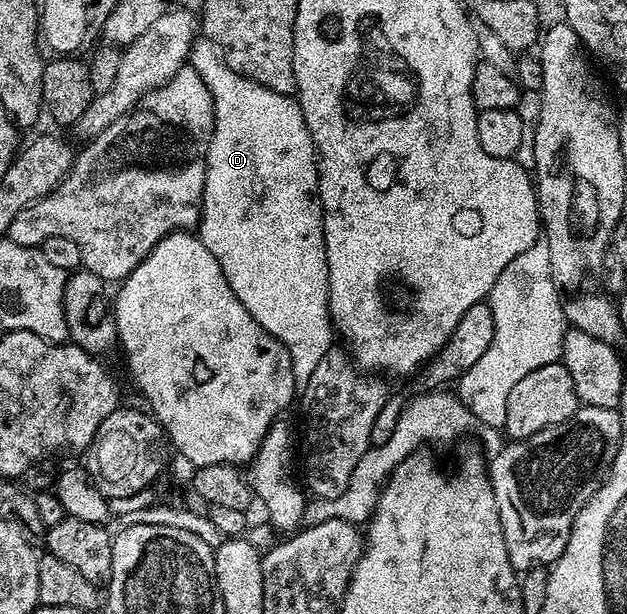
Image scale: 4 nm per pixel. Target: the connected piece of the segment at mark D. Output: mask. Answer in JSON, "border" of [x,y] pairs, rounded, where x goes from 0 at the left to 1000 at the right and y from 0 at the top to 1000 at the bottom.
{"border":[[[314,60],[306,67],[306,86],[303,91],[303,106],[322,125],[322,132],[329,132],[329,138],[338,153],[338,169],[341,171],[341,204],[338,205],[338,226],[332,233],[332,254],[329,256],[329,288],[325,290],[325,322],[319,326],[319,360],[316,365],[316,386],[329,399],[329,406],[335,406],[335,412],[341,412],[341,425],[348,425],[348,432],[354,432],[354,445],[360,451],[360,458],[367,464],[367,471],[373,471],[373,484],[380,484],[380,490],[386,490],[386,497],[392,497],[392,503],[399,510],[399,516],[405,516],[411,523],[411,529],[418,529],[418,536],[424,536],[424,542],[431,542],[447,560],[455,565],[463,575],[463,594],[469,601],[469,614],[474,625],[483,627],[488,621],[494,621],[494,607],[501,607],[501,601],[507,596],[507,588],[514,588],[523,580],[523,573],[531,570],[533,559],[533,534],[530,518],[523,513],[523,433],[520,432],[520,393],[517,391],[517,339],[510,336],[510,275],[507,270],[507,254],[504,251],[504,238],[494,223],[494,210],[488,210],[488,197],[482,191],[482,178],[477,166],[467,156],[451,155],[450,151],[437,151],[437,145],[424,145],[418,138],[411,138],[405,132],[399,132],[392,125],[386,125],[380,119],[373,119],[373,112],[367,112],[352,96],[351,85],[333,64]]]}

